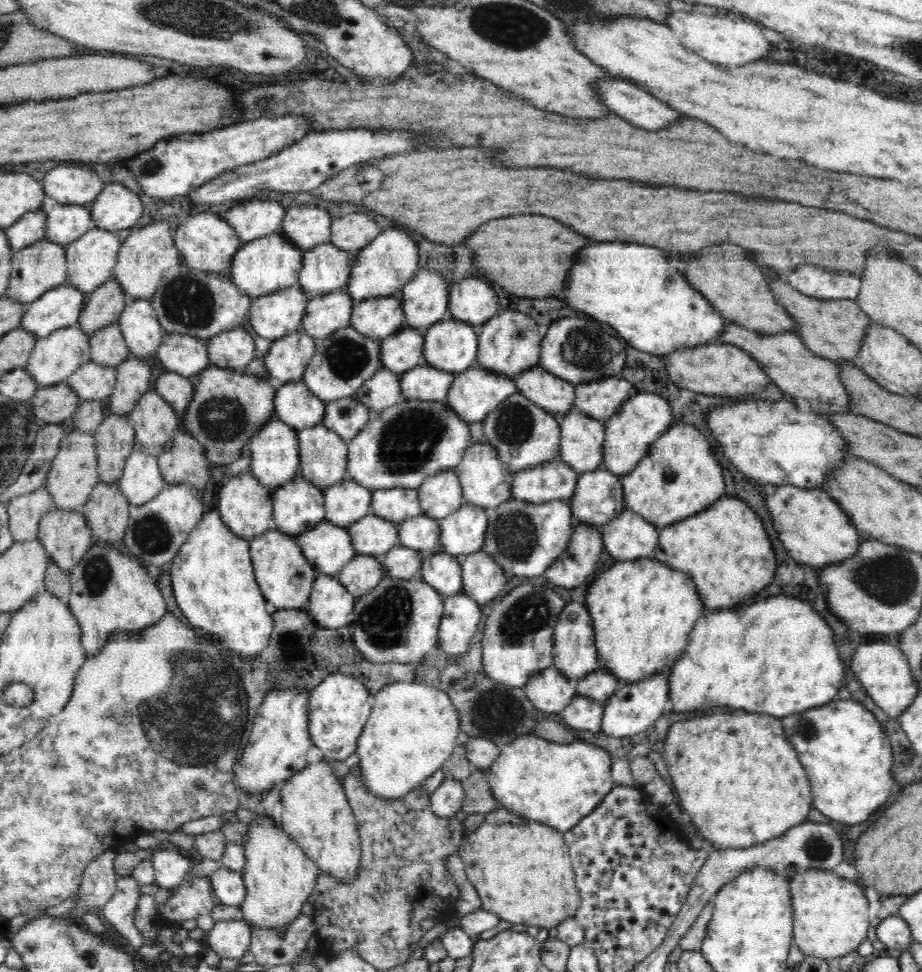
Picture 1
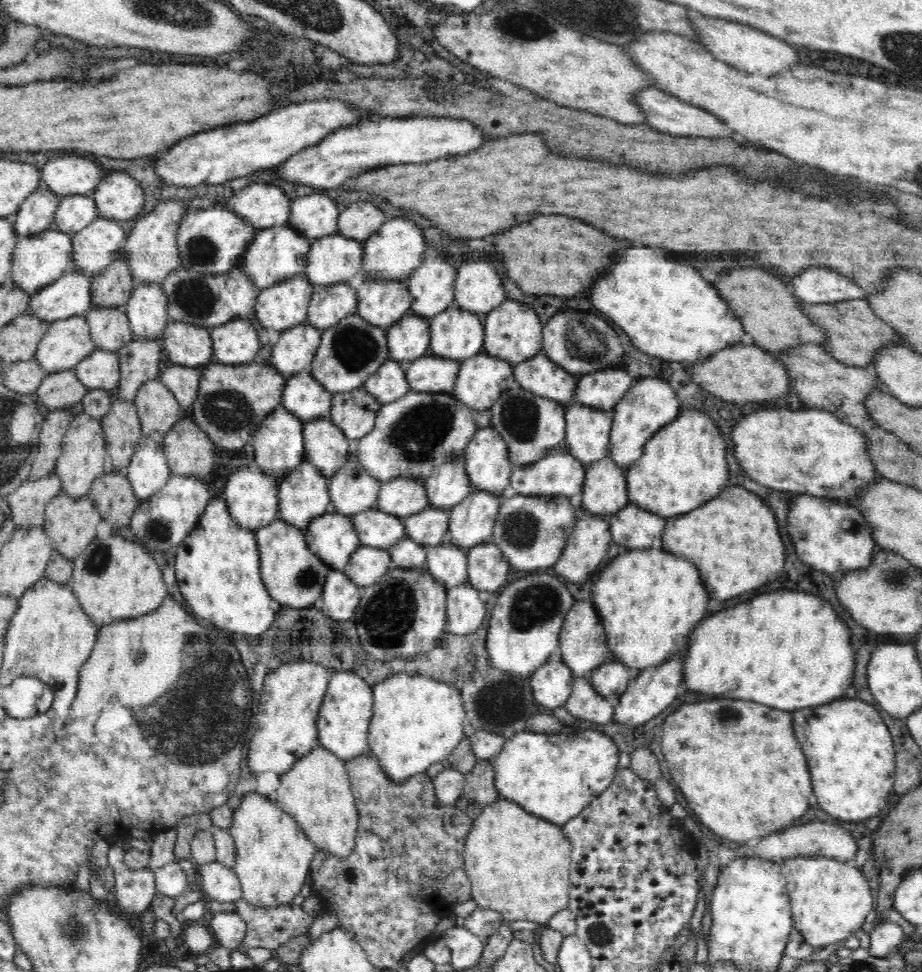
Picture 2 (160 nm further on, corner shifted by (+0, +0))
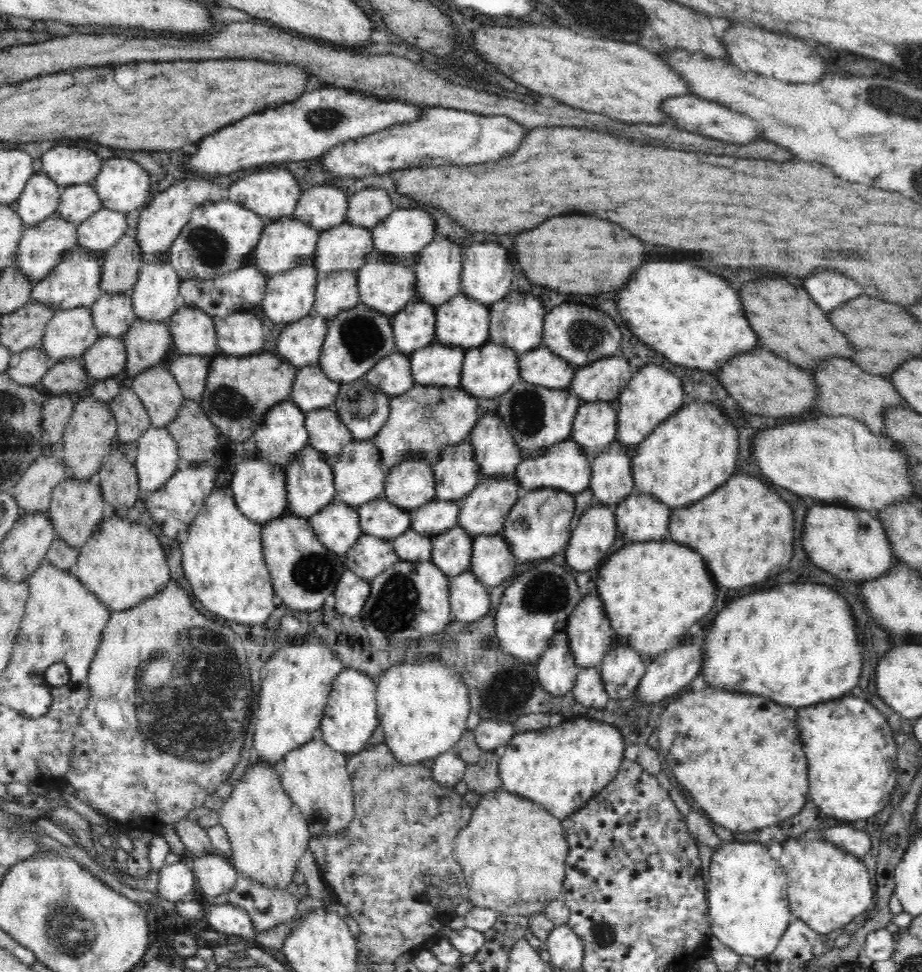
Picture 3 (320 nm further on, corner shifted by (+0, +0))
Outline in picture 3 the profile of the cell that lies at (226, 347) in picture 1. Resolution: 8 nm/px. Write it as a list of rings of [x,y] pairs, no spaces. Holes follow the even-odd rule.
[[[249,311],[236,312],[222,319],[214,317],[219,353],[247,357],[261,352],[266,343],[260,319]]]

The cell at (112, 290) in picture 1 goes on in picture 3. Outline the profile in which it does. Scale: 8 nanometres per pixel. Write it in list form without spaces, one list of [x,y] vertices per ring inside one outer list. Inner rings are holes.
[[[125,234],[101,255],[101,290],[104,294],[130,293],[138,281],[142,265],[136,236]]]

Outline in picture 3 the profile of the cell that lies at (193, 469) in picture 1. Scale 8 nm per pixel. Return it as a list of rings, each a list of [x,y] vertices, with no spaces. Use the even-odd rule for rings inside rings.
[[[185,399],[178,416],[166,427],[176,441],[182,466],[212,460],[219,432],[198,401]]]

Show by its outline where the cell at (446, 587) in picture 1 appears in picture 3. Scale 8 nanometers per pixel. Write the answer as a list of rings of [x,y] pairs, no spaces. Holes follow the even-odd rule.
[[[460,525],[431,539],[431,561],[446,576],[471,571],[473,539]]]

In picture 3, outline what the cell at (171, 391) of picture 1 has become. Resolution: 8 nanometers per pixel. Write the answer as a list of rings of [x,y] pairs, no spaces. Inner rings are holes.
[[[182,355],[169,364],[170,375],[174,375],[176,383],[182,389],[185,399],[202,400],[204,394],[210,359],[205,356]]]

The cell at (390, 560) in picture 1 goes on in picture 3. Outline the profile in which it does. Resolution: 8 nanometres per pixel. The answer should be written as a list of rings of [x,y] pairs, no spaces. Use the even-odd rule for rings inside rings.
[[[410,529],[393,538],[391,543],[400,561],[428,562],[432,557],[431,539]]]

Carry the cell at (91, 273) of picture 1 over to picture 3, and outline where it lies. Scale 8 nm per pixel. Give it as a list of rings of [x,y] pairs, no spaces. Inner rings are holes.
[[[102,207],[90,218],[78,224],[77,244],[102,255],[125,235],[124,232],[129,227],[127,221],[125,212]]]

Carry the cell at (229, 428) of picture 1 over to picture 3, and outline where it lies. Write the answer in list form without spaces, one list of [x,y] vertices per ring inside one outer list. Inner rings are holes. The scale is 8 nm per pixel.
[[[261,351],[247,357],[235,357],[218,353],[210,358],[210,366],[207,374],[206,386],[200,405],[204,413],[214,423],[219,434],[227,436],[231,442],[240,443],[248,440],[254,434],[256,427],[263,421],[266,412],[275,404],[288,399],[292,392],[292,384],[296,378],[298,368],[284,361],[280,355],[270,351]]]

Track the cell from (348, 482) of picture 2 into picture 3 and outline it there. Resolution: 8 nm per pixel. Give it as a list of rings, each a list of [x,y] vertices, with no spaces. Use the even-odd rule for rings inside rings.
[[[354,439],[345,444],[338,453],[338,460],[332,465],[336,499],[339,502],[357,507],[371,500],[376,500],[384,495],[386,465],[382,463],[378,447],[372,439]]]

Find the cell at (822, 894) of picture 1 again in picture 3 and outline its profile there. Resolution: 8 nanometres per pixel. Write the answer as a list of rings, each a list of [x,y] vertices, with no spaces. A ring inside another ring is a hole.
[[[788,838],[782,844],[779,865],[787,874],[787,898],[792,916],[822,934],[848,927],[856,916],[874,907],[870,874],[861,859],[823,840]]]

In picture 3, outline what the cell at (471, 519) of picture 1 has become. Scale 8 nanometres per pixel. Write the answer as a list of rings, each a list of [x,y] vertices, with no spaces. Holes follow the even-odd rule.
[[[481,475],[478,484],[460,501],[458,525],[472,538],[481,534],[502,536],[504,520],[506,520],[510,508],[514,506],[521,493],[523,491],[515,475],[503,477],[486,477],[486,475]]]

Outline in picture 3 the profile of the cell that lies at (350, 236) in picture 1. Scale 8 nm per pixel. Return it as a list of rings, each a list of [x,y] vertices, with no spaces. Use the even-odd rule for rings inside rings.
[[[363,188],[349,194],[346,221],[372,229],[394,210],[393,201],[382,188]]]

